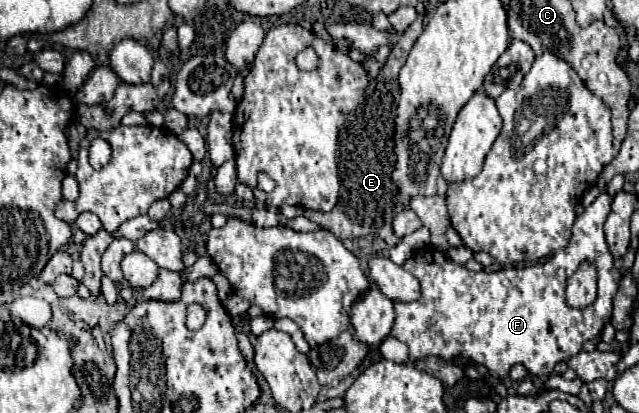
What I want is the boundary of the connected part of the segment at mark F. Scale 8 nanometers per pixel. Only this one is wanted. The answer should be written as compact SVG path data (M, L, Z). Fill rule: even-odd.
M600 193L598 199L580 213L572 225L570 243L552 255L546 263L522 267L522 269L502 269L502 271L466 271L462 265L452 263L442 251L434 247L424 247L416 251L403 267L410 272L422 287L422 297L414 303L394 303L396 319L392 327L392 337L404 341L410 347L410 361L436 355L442 359L452 359L462 355L464 359L472 359L474 363L484 365L492 377L506 377L510 367L520 363L526 367L530 375L550 375L560 361L568 361L584 349L586 341L598 337L604 325L612 317L612 297L618 289L620 271L614 267L614 257L608 251L604 239L604 221L610 213L612 197L608 193ZM580 261L592 261L598 269L598 297L586 309L572 309L564 303L564 287L566 279L578 269Z

